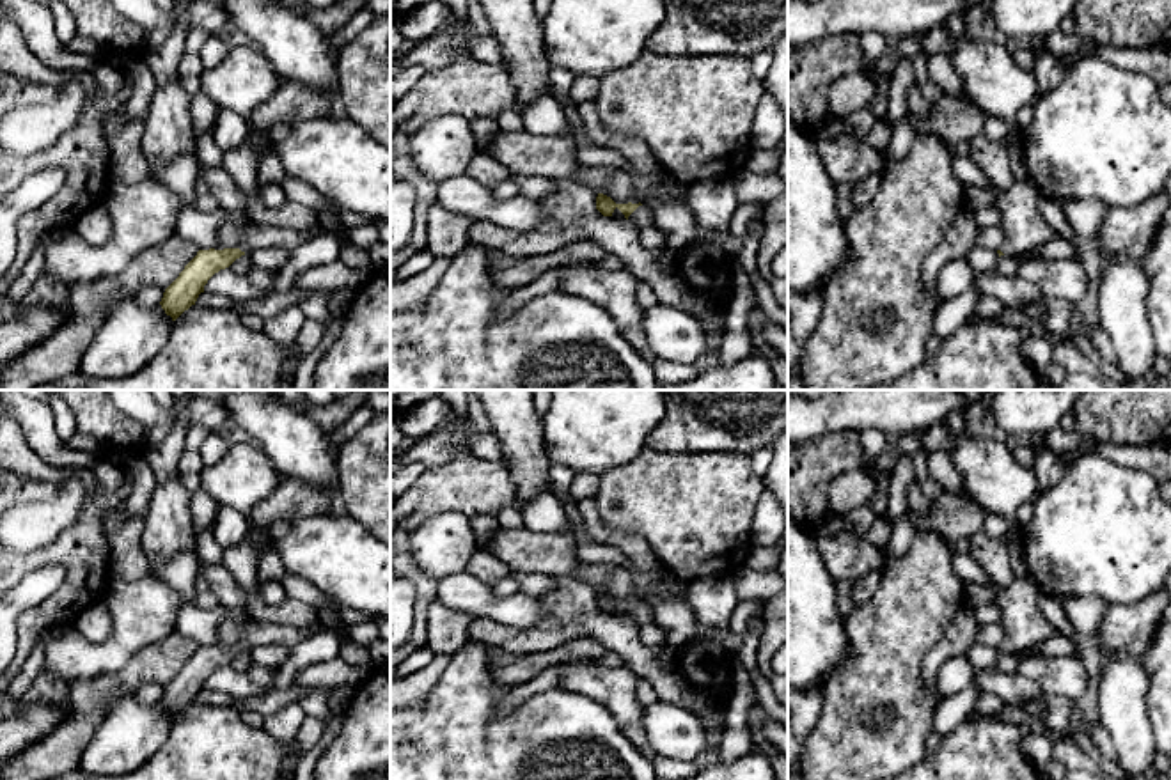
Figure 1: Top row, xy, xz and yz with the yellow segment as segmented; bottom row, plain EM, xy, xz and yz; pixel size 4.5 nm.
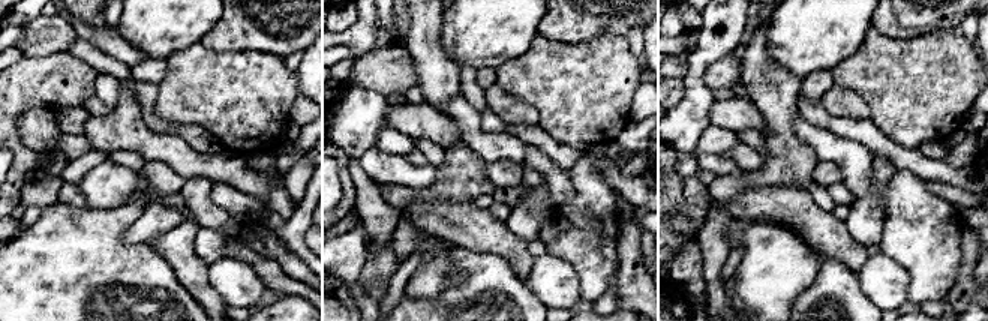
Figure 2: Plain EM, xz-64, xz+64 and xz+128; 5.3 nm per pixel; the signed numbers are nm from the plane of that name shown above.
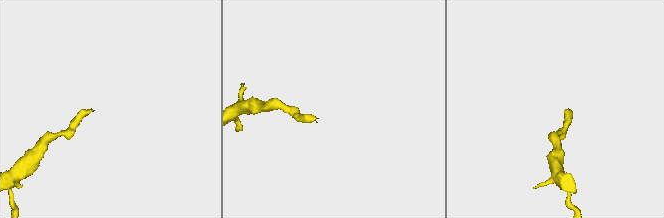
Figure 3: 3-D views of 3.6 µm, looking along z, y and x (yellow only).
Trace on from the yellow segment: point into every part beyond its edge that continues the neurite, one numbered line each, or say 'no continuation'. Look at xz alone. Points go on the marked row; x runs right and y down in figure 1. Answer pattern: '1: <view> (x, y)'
1: xz (643, 218)

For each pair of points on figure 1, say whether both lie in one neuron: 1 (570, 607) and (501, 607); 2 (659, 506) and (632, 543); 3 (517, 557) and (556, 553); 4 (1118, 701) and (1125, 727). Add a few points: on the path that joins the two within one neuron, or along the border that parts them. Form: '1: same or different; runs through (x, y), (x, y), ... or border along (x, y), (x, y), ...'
1: different; border along (542, 600), (538, 624), (506, 626)
2: different; border along (600, 516), (609, 527), (636, 532), (664, 568)
3: same; runs through (526, 553), (547, 553)
4: same; runs through (1122, 708), (1125, 720)

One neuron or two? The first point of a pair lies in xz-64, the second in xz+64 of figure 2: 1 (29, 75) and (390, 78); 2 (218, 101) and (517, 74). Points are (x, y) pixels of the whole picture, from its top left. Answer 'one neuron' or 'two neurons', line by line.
1: one neuron
2: one neuron

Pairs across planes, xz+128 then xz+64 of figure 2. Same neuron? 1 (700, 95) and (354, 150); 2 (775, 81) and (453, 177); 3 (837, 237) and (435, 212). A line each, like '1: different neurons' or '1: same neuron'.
1: same neuron
2: same neuron
3: same neuron

